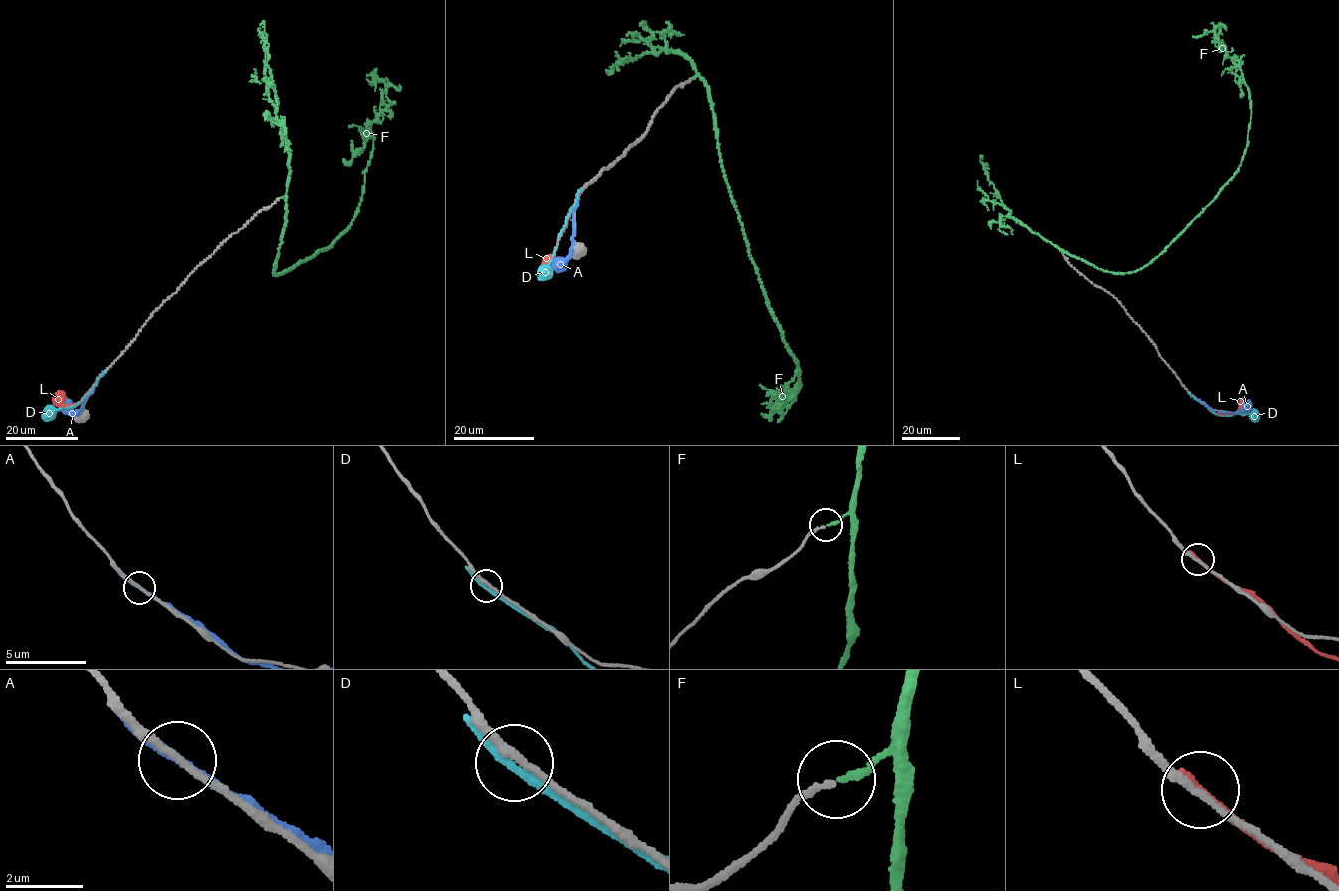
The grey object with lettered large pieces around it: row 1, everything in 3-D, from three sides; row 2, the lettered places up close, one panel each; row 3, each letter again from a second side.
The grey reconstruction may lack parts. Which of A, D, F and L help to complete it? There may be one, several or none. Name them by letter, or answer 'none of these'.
F

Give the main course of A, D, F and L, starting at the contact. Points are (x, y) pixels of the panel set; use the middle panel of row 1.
A: (578, 193), (573, 211), (570, 256), (555, 270)
D: (579, 191), (550, 260), (549, 272), (540, 279)
F: (693, 77), (704, 82), (748, 252), (798, 366), (793, 402), (782, 404), (794, 392), (785, 396), (795, 360)
L: (579, 193), (545, 269)

